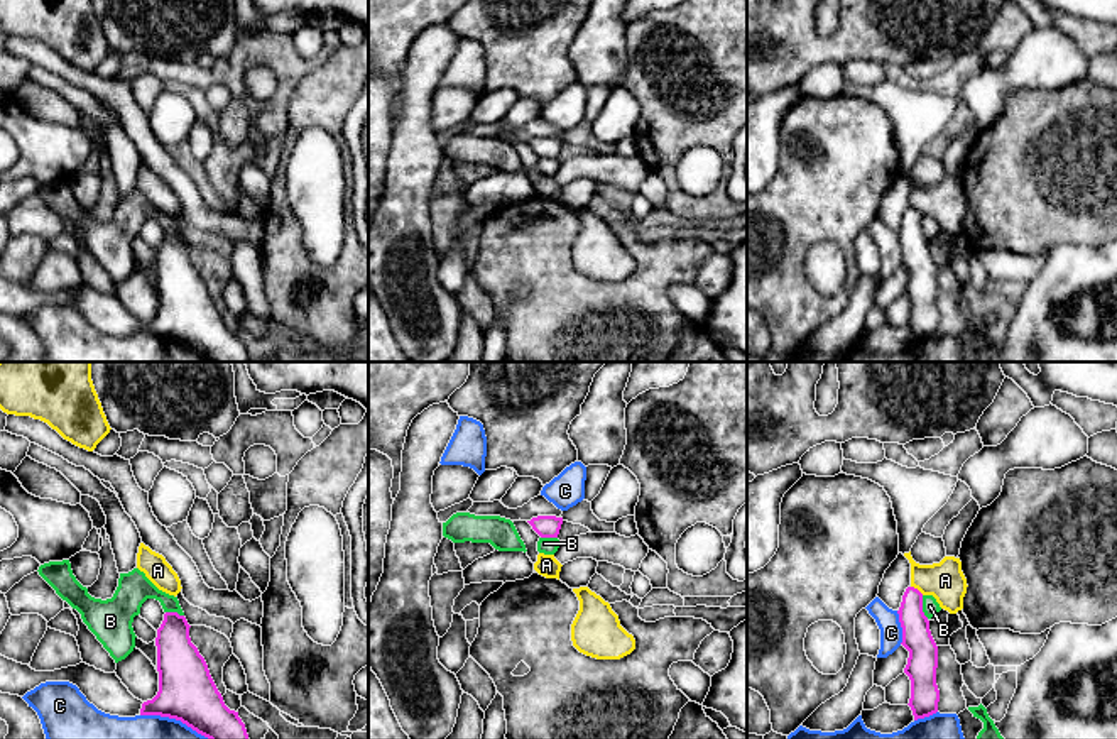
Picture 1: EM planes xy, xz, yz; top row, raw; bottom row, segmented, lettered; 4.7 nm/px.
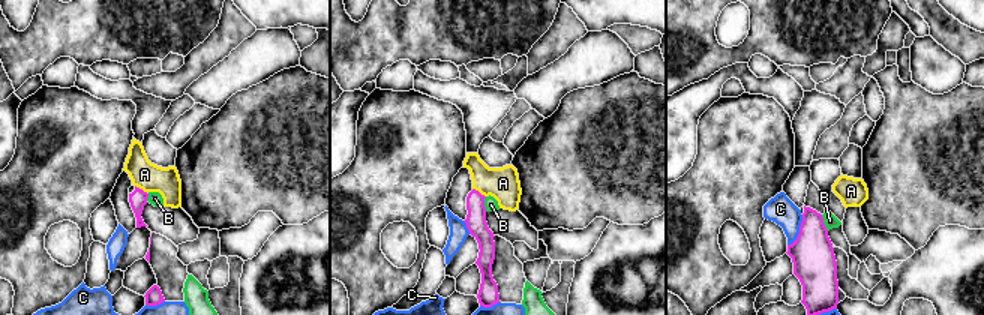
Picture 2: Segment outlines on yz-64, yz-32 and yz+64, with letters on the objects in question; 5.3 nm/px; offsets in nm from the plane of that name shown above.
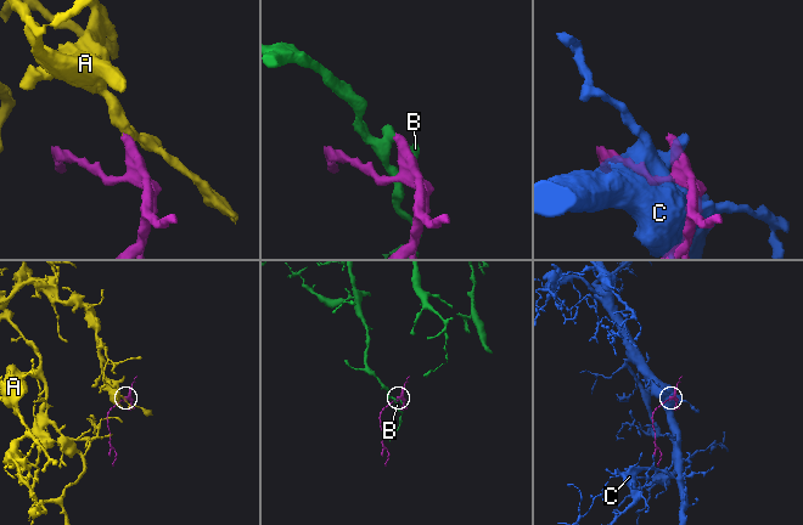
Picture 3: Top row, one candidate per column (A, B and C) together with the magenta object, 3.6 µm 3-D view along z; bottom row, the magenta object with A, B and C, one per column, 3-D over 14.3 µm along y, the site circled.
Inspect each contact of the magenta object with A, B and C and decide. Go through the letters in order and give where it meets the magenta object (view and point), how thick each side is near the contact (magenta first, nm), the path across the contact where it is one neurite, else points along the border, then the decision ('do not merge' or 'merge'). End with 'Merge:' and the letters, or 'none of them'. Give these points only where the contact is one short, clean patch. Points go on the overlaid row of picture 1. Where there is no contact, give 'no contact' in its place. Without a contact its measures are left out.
A: contact yz (916, 589); calibres 140 and 190 nm; border yz (911, 585), (923, 594); do not merge
B: contact yz (921, 607); calibres 140 and 80 nm; border yz (921, 596), (921, 611), (928, 618); do not merge
C: contact yz (901, 626); calibres 140 and 110 nm; do not merge
Merge: none of them

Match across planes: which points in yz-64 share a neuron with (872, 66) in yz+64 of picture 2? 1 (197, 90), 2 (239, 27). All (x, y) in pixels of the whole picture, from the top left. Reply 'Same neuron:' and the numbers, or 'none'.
Same neuron: 2

